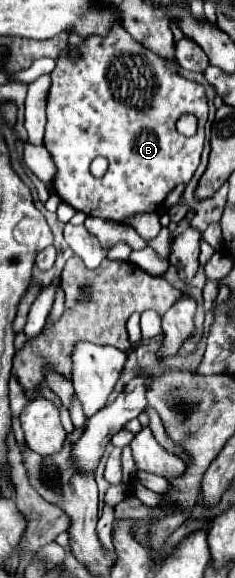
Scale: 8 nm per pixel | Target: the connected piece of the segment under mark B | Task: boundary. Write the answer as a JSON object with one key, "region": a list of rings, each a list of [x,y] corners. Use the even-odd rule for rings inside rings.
{"region":[[[120,24],[112,26],[112,30],[108,32],[108,36],[88,36],[88,40],[84,38],[84,42],[76,46],[76,52],[80,54],[78,60],[72,60],[68,56],[68,52],[70,52],[70,48],[64,48],[60,52],[60,56],[56,60],[56,68],[52,70],[52,88],[50,88],[50,96],[48,96],[48,108],[46,108],[48,124],[46,124],[46,136],[44,136],[44,146],[52,154],[52,158],[56,162],[56,168],[58,168],[58,174],[54,178],[54,186],[56,186],[56,192],[58,192],[60,200],[64,200],[66,204],[70,204],[74,210],[84,212],[86,216],[98,216],[98,218],[112,220],[112,222],[122,222],[124,218],[128,218],[132,214],[154,212],[154,210],[162,208],[168,192],[174,186],[178,186],[178,184],[188,184],[190,178],[192,178],[192,174],[196,172],[196,168],[200,164],[200,154],[202,154],[202,146],[204,146],[204,124],[206,124],[206,118],[208,118],[208,98],[206,98],[204,86],[198,84],[198,82],[192,82],[192,80],[186,80],[186,78],[174,74],[168,68],[168,60],[166,58],[156,56],[150,48],[142,46],[140,42],[136,42]],[[182,114],[194,114],[198,118],[198,132],[192,138],[186,138],[180,132],[176,132],[176,120]],[[96,156],[104,156],[108,160],[108,170],[106,170],[106,174],[102,178],[94,178],[90,174],[90,170],[88,170],[90,162]]]}

